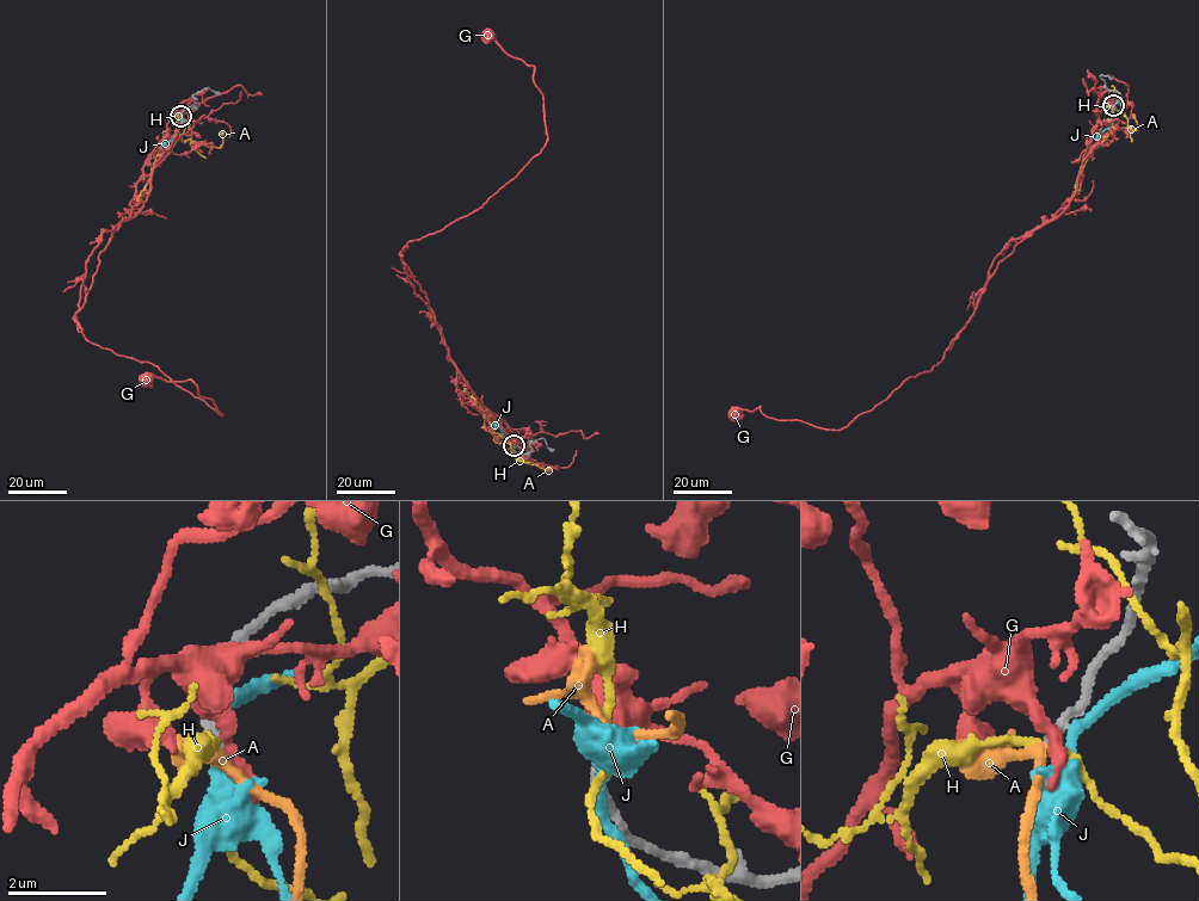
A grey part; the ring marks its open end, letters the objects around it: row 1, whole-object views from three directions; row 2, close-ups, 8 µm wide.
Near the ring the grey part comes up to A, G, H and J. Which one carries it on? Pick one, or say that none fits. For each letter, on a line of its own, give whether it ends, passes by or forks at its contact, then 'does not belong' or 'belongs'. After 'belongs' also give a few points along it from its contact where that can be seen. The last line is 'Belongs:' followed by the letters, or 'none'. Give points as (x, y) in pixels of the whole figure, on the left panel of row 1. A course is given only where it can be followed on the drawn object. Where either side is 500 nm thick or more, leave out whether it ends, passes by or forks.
A: it passes by; belongs; course (180, 117), (186, 122), (183, 134), (157, 158), (152, 177), (137, 202)
G: it passes by; does not belong
H: it passes by; does not belong
J: it passes by; does not belong
Belongs: A

